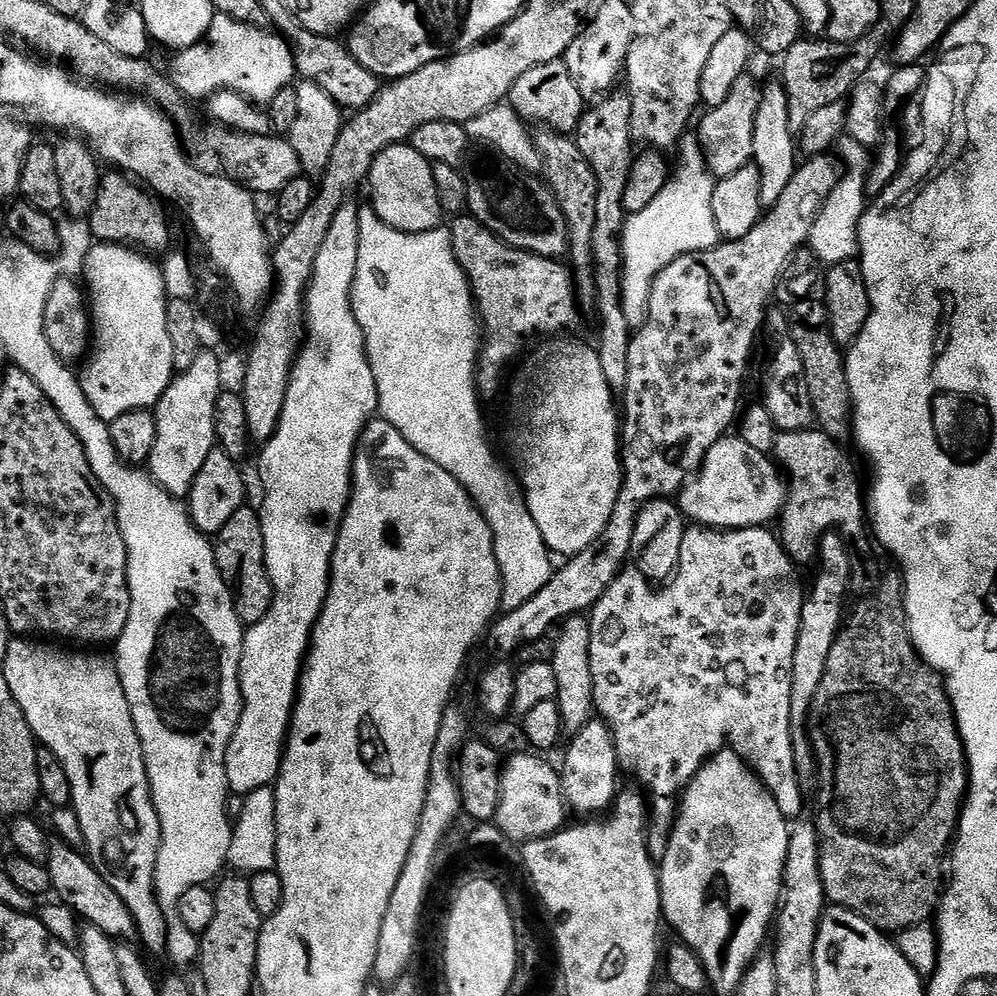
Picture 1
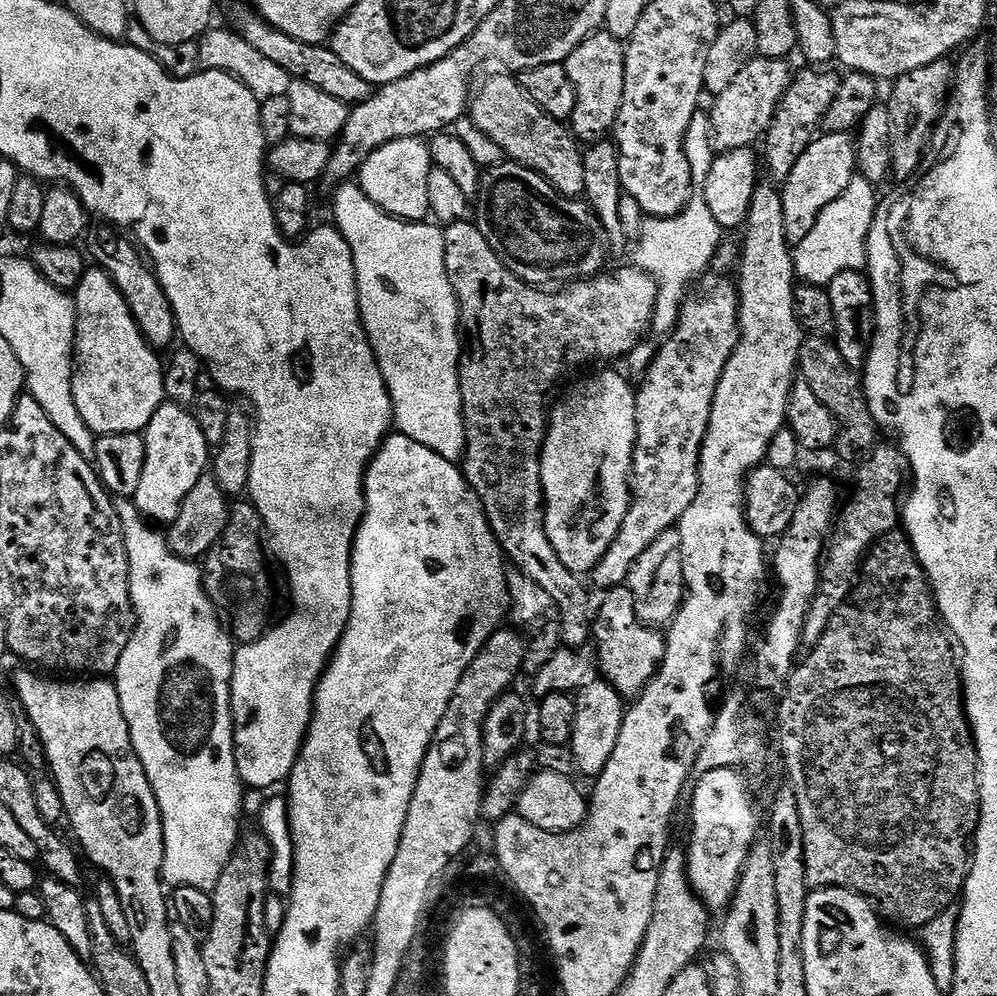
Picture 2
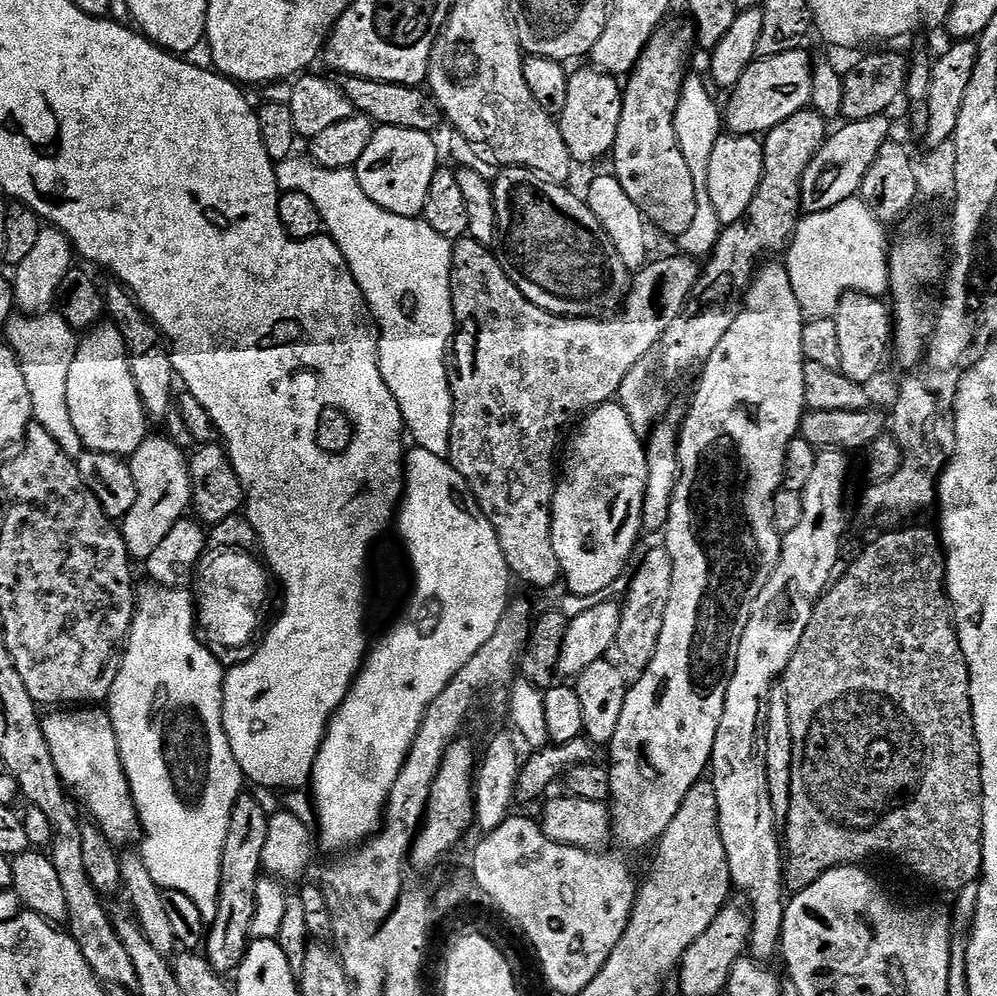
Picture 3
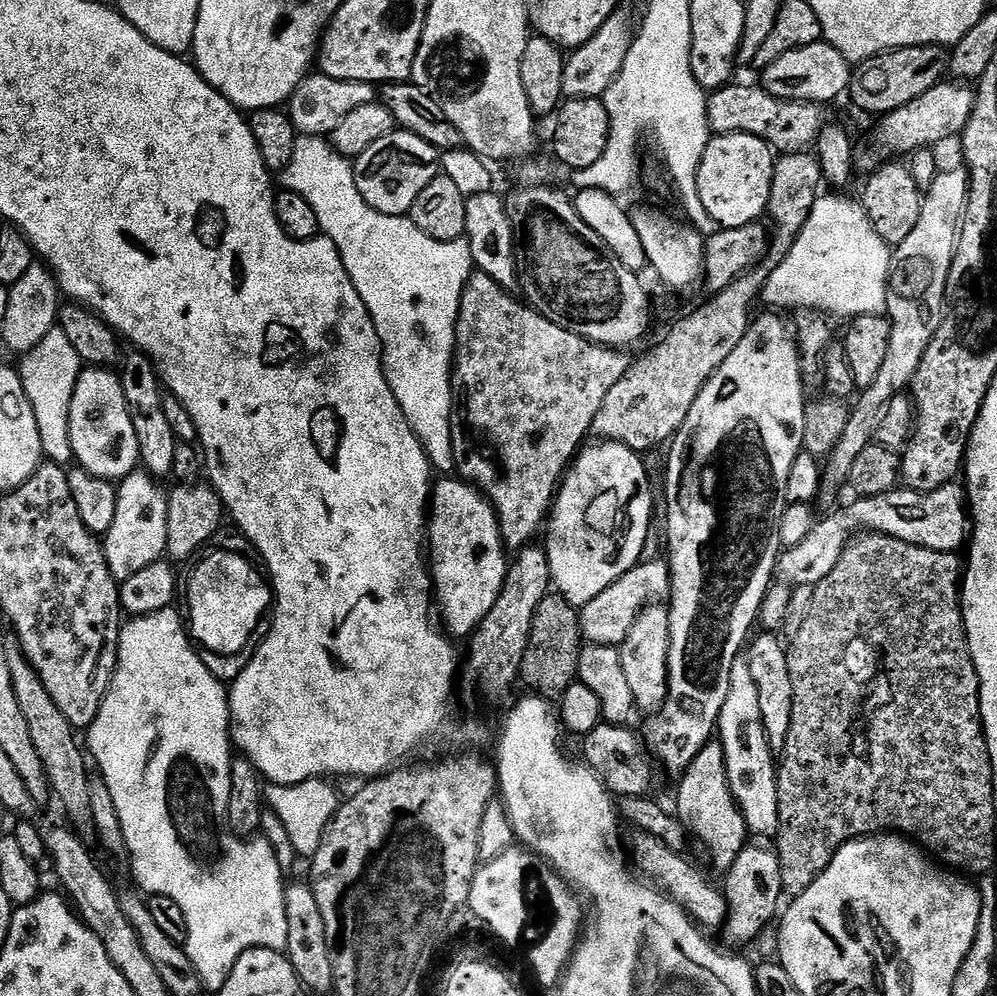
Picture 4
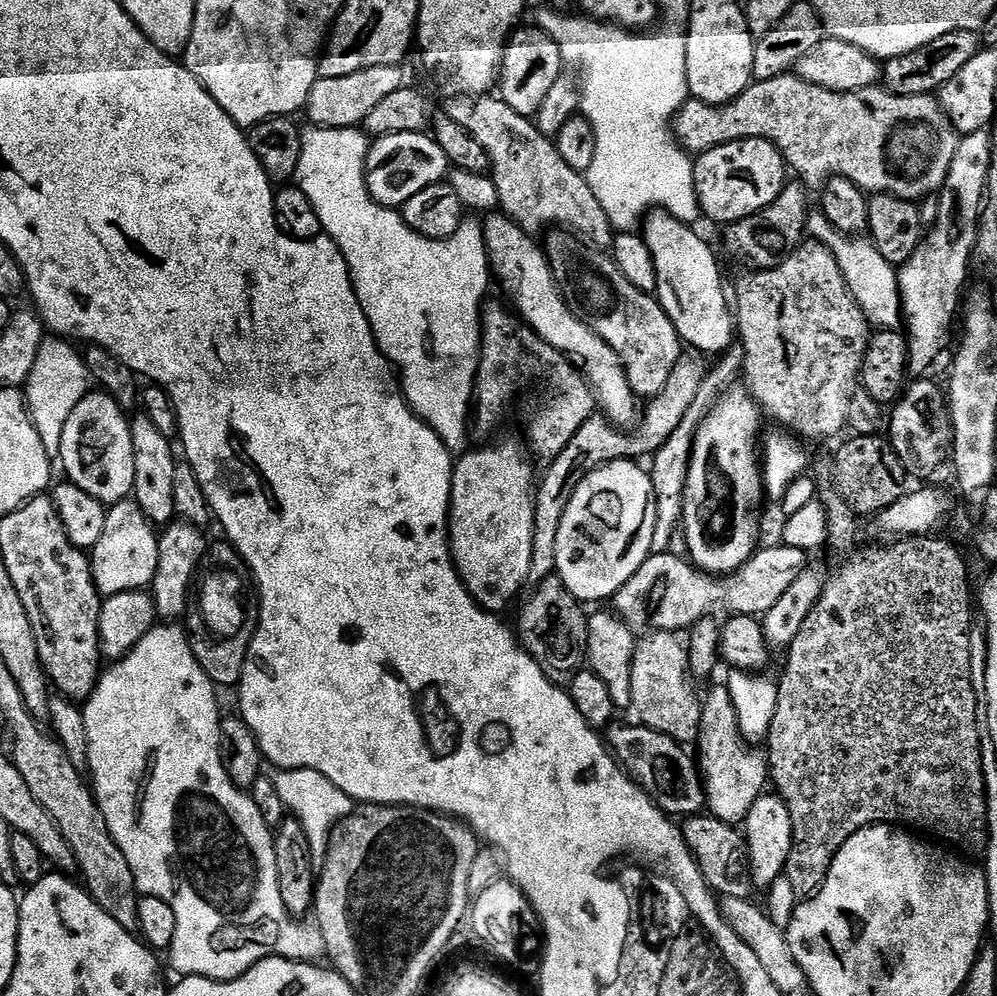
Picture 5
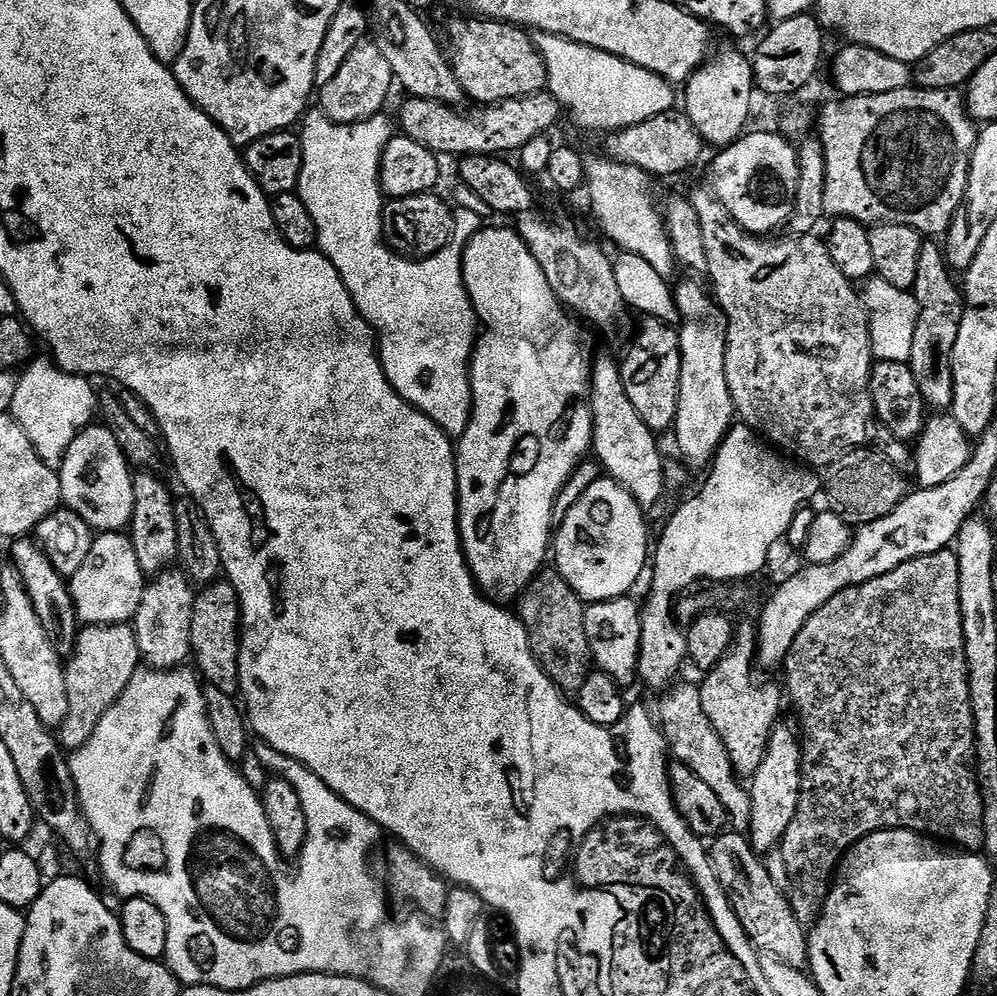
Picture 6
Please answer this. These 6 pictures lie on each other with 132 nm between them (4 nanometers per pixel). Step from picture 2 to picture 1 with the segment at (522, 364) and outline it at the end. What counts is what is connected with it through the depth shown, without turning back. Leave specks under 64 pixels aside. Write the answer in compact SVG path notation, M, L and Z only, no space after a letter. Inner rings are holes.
M470 214L457 215L453 220L456 221L450 224L450 231L454 254L472 284L472 298L486 333L480 349L480 363L476 366L476 386L484 394L496 392L512 359L529 347L528 340L535 336L552 338L563 333L560 332L563 328L575 326L576 286L567 263L510 247ZM587 615L570 616L559 625L560 633L550 644L550 663L558 681L556 705L562 714L565 733L574 734L594 718L594 674L590 674L590 634L592 621Z

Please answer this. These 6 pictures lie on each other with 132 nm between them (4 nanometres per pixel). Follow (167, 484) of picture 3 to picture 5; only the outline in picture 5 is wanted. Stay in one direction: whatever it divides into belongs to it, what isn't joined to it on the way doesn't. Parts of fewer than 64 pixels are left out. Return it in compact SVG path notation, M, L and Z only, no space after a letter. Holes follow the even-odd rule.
M131 499L120 500L111 505L106 514L102 538L98 538L98 542L90 550L92 577L101 597L147 589L158 570L159 545L157 529Z

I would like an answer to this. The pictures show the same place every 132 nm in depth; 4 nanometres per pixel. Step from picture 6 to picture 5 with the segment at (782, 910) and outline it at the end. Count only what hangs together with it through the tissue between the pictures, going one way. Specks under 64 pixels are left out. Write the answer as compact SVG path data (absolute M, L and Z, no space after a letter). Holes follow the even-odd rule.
M701 814L687 817L683 821L682 831L686 846L713 893L742 900L753 895L752 872L748 868L748 842L739 827L722 822L711 814Z

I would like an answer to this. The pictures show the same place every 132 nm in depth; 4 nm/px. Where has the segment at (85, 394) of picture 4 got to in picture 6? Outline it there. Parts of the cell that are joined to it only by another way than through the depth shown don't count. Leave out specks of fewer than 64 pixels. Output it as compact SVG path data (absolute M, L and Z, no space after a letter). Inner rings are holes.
M89 426L82 429L70 442L64 460L60 463L58 475L63 507L77 512L97 533L118 532L131 525L134 514L134 486L132 485L134 472L128 459L122 454L122 446L118 446L118 438L114 438L109 428Z

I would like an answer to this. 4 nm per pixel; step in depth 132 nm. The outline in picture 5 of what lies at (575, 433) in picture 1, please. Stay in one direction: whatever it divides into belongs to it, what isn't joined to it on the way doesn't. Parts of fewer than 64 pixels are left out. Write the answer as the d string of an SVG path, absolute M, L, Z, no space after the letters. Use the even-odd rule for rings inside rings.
M635 459L631 460L615 460L609 464L604 464L600 468L596 468L587 476L582 478L582 482L578 486L578 490L574 490L574 494L570 498L570 502L564 511L562 518L562 526L558 529L558 562L556 563L556 571L560 577L560 581L570 590L570 594L574 594L576 599L581 602L589 602L588 600L608 600L611 601L615 597L616 592L626 586L626 582L630 582L630 578L638 570L638 566L642 566L642 562L646 562L649 556L653 555L651 550L651 542L654 539L655 526L655 510L656 503L653 500L652 484L649 473L643 468L640 469Z

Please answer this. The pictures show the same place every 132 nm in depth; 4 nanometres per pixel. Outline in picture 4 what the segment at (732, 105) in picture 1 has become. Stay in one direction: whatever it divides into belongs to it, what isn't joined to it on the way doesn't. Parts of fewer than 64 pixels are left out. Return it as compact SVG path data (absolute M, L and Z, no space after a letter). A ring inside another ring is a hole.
M821 42L802 46L798 50L790 50L790 54L782 54L778 62L763 69L762 86L774 98L783 100L806 100L821 102L820 100L836 100L847 93L852 87L853 65L834 47Z

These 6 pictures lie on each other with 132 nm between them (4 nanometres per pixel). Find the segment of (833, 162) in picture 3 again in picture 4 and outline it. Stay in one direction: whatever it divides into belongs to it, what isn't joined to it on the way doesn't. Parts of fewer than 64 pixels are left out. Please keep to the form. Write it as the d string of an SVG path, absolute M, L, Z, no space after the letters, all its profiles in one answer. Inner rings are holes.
M948 83L935 84L933 88L926 90L926 94L922 94L922 98L914 98L914 102L881 115L880 125L872 132L872 145L869 146L868 153L865 156L863 153L859 157L859 167L872 170L893 158L907 157L918 148L933 146L942 138L961 135L970 122L970 114L976 104L976 98L973 89L967 83Z

